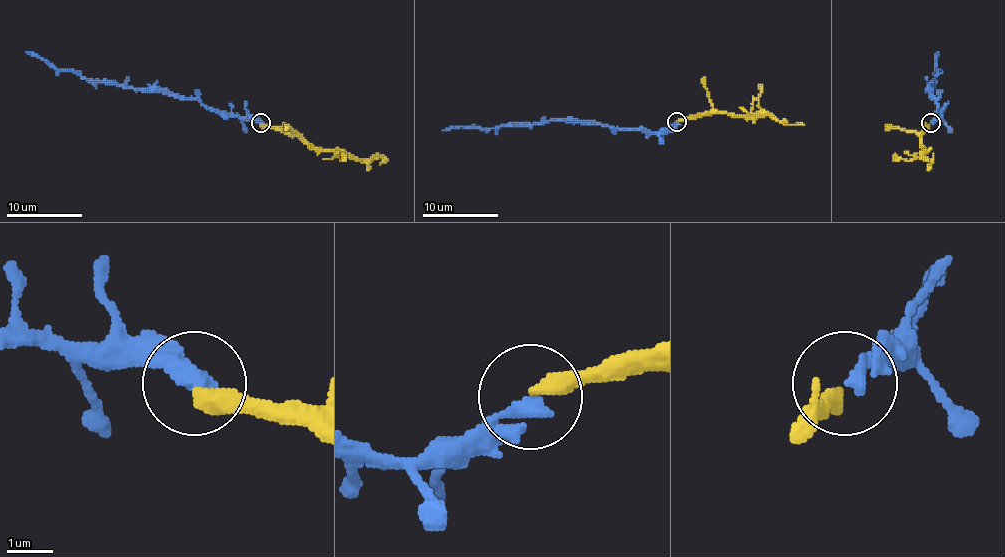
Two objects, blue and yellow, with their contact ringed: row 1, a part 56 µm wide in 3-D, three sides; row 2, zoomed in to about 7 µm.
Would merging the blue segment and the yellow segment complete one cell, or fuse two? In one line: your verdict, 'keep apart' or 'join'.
join

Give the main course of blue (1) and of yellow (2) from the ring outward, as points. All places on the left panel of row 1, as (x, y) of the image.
1: (260, 122), (220, 115), (197, 100), (88, 82), (79, 75), (58, 71), (26, 52)
2: (260, 124), (298, 132), (315, 147), (342, 149), (365, 159), (380, 157), (380, 164)

